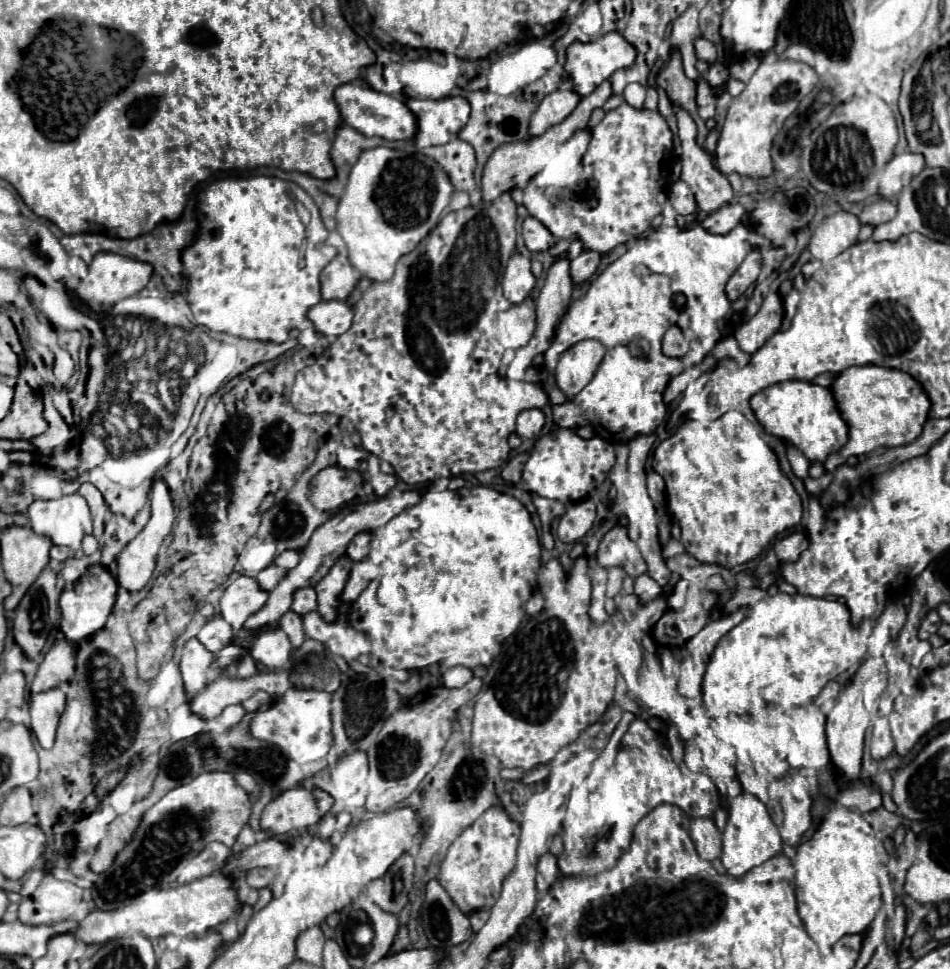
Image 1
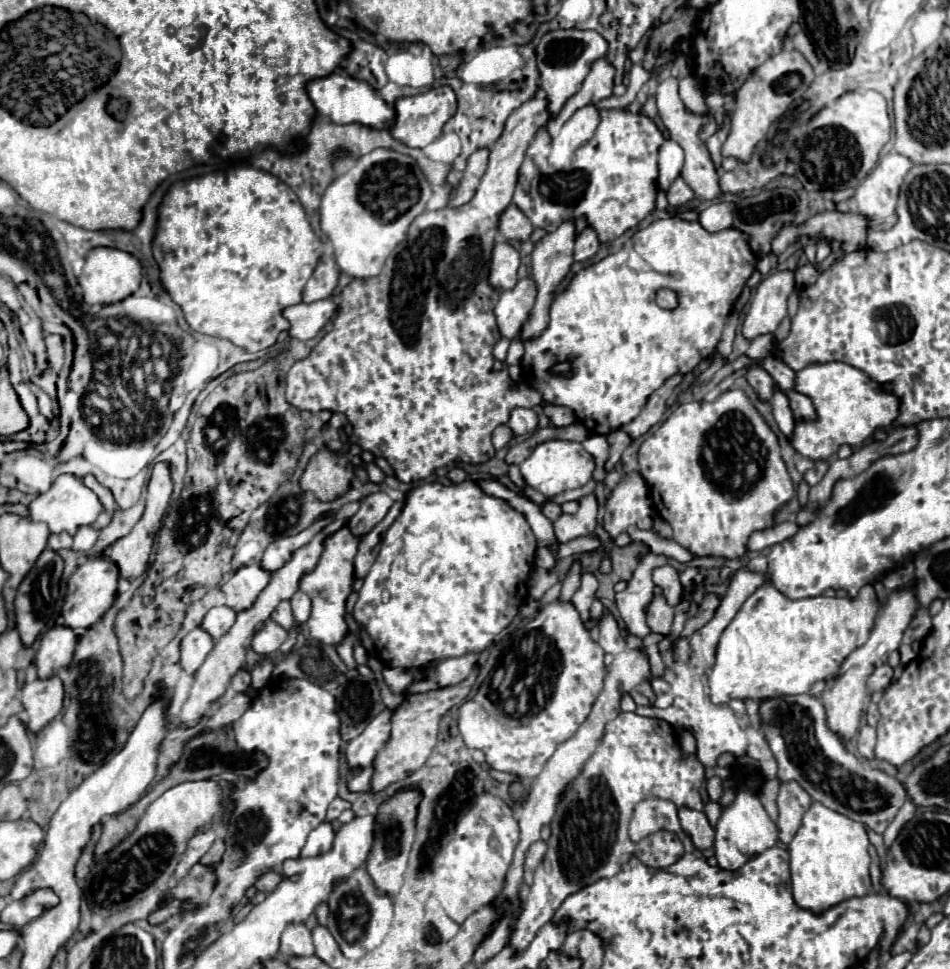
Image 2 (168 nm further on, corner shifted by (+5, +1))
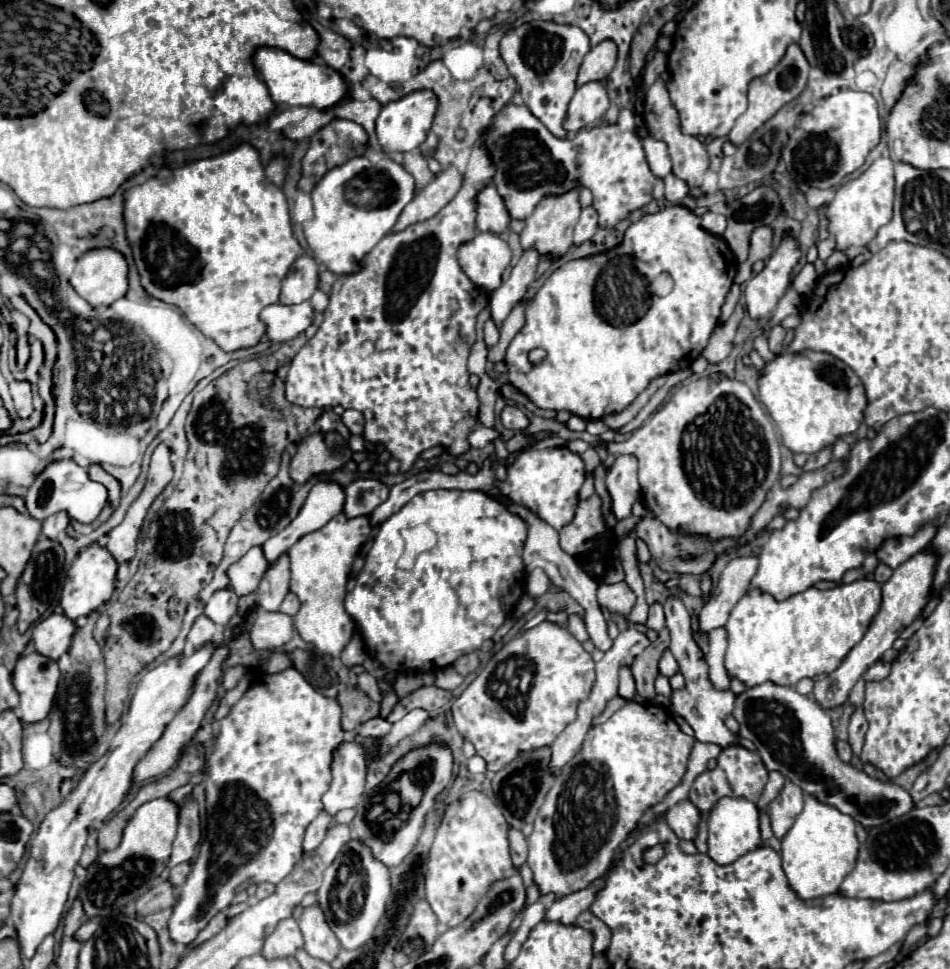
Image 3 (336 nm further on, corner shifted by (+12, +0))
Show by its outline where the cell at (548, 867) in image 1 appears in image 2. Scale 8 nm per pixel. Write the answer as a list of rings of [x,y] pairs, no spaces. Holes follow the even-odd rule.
[[[538,840],[530,846],[530,850],[526,852],[526,860],[524,860],[524,878],[522,878],[524,884],[528,884],[528,886],[532,884],[532,872],[536,870],[538,862],[542,862],[544,854],[546,854],[546,842],[544,840]]]

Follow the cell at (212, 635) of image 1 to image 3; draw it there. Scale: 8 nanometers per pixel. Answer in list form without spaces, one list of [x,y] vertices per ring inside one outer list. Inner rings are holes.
[[[231,589],[215,591],[205,605],[205,615],[217,625],[227,625],[229,619],[237,615],[237,601],[239,599]]]

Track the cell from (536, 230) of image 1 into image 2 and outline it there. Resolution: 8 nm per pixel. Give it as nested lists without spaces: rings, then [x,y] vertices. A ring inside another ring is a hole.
[[[510,204],[502,214],[500,214],[500,222],[498,222],[498,232],[506,238],[506,240],[528,240],[532,234],[532,224],[530,220],[524,216],[524,212],[520,212],[514,204]]]

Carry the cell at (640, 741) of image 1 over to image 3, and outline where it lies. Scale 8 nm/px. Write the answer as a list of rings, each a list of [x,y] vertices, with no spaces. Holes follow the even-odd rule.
[[[629,701],[611,719],[589,729],[583,749],[559,771],[551,791],[547,793],[533,833],[529,835],[529,867],[533,881],[541,895],[553,893],[555,899],[563,899],[575,891],[585,889],[595,879],[603,877],[615,859],[617,847],[627,839],[641,815],[663,801],[663,797],[675,789],[687,773],[687,759],[695,739],[681,733],[671,713],[655,703],[639,705]]]

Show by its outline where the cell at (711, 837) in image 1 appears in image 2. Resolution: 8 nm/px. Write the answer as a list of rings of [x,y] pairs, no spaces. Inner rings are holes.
[[[680,808],[678,810],[678,818],[680,818],[680,824],[682,824],[684,832],[696,844],[696,848],[700,848],[700,850],[712,848],[712,844],[714,844],[714,830],[708,824],[708,818],[704,816],[704,812],[690,810],[690,808]]]

